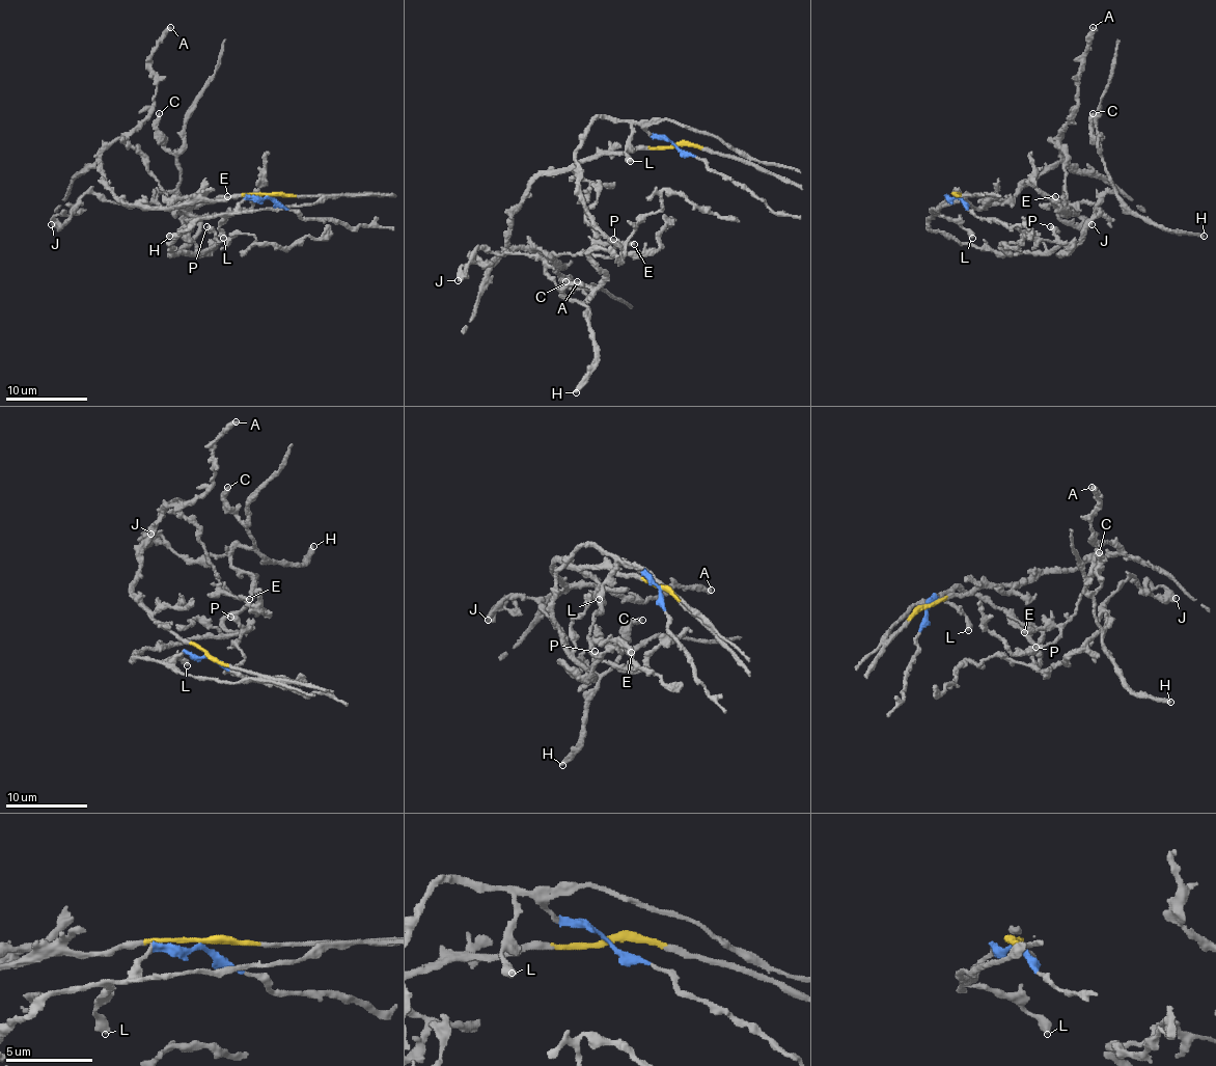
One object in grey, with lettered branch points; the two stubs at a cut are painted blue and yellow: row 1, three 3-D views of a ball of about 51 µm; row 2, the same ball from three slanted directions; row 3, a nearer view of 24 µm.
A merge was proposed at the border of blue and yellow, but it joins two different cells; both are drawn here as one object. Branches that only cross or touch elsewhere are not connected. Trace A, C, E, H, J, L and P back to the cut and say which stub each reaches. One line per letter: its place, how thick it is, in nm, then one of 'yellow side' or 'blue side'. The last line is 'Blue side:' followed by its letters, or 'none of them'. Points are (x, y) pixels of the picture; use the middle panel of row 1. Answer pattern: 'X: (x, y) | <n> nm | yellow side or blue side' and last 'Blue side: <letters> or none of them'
A: (577, 281) | 400 nm | yellow side
C: (565, 281) | 400 nm | blue side
E: (634, 244) | 300 nm | yellow side
H: (576, 392) | 320 nm | blue side
J: (458, 280) | 500 nm | blue side
L: (630, 161) | 500 nm | blue side
P: (613, 239) | 340 nm | blue side
Blue side: C, H, J, L, P

